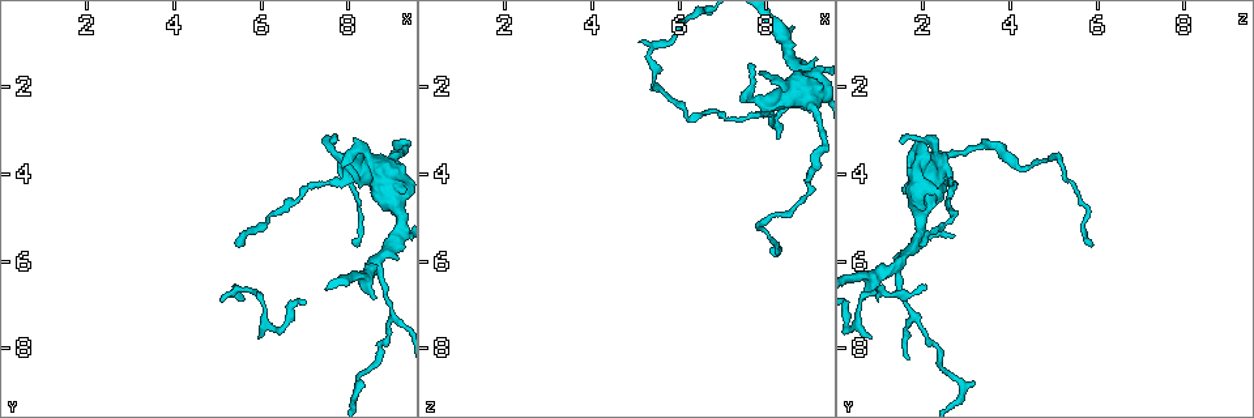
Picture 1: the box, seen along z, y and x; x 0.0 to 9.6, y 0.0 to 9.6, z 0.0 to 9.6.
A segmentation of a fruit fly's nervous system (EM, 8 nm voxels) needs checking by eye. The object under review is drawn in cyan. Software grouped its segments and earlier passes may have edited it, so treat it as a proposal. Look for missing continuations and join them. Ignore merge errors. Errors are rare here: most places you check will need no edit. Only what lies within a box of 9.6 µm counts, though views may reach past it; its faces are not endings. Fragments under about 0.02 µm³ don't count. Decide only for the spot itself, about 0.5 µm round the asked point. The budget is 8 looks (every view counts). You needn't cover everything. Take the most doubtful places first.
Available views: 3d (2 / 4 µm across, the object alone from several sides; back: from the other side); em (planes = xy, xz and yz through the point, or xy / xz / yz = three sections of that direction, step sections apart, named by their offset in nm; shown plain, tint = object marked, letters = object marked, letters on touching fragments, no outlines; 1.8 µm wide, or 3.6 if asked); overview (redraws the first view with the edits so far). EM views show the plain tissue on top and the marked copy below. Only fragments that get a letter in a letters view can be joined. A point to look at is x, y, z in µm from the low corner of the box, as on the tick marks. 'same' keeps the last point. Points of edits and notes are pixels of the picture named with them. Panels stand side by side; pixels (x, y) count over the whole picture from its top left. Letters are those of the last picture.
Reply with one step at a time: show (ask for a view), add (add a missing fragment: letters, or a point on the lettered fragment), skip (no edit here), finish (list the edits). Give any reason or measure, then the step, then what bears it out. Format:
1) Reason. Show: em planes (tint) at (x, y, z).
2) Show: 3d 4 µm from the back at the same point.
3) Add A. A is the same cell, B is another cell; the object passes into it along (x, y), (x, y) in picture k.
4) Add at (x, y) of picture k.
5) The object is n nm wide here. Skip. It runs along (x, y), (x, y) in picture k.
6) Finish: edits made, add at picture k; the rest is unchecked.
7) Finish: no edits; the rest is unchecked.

An open end. Show: 3d 2 µm from the back at (8.60, 6.80, 0.60).

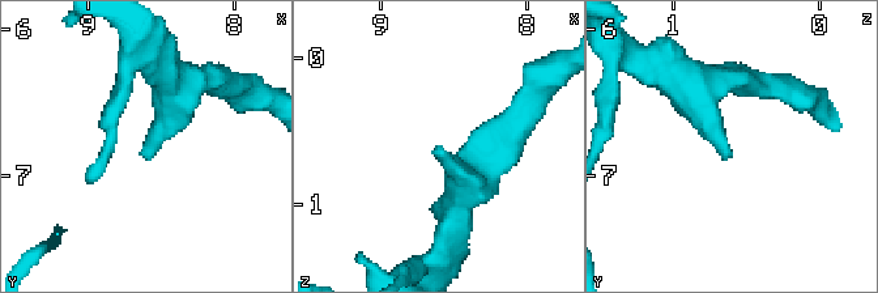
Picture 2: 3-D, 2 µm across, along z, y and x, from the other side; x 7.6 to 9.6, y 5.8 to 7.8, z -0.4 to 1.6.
Show: em planes (letters) at (8.60, 6.86, 0.60).

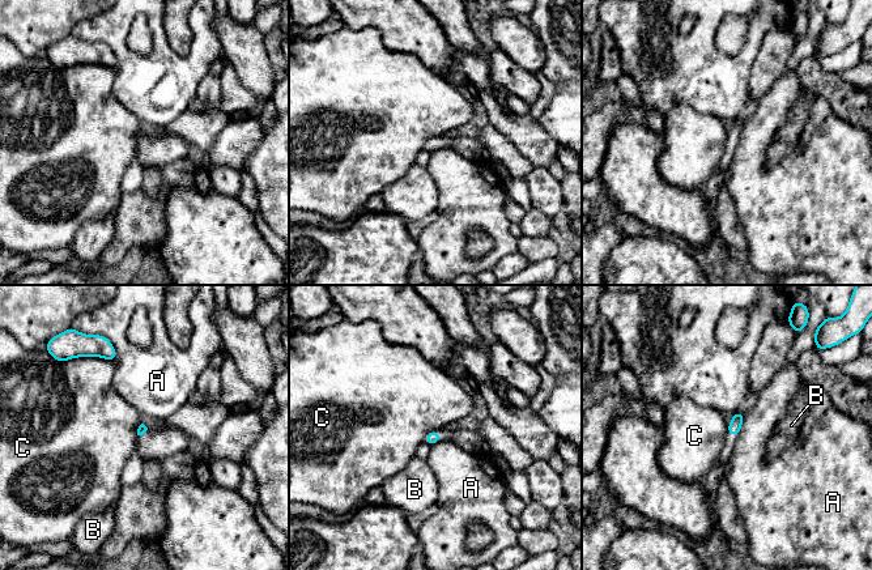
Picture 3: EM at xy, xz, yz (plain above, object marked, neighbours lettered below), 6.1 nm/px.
Skip. A, B and C are other cells; a border runs along (92, 356), (107, 358), (113, 362) in picture 3; no lettered fragment goes on from it.

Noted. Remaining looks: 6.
Free end. Show: em 3.6 µm yz step 4 (letters) at (5.35, 6.60, 2.10).

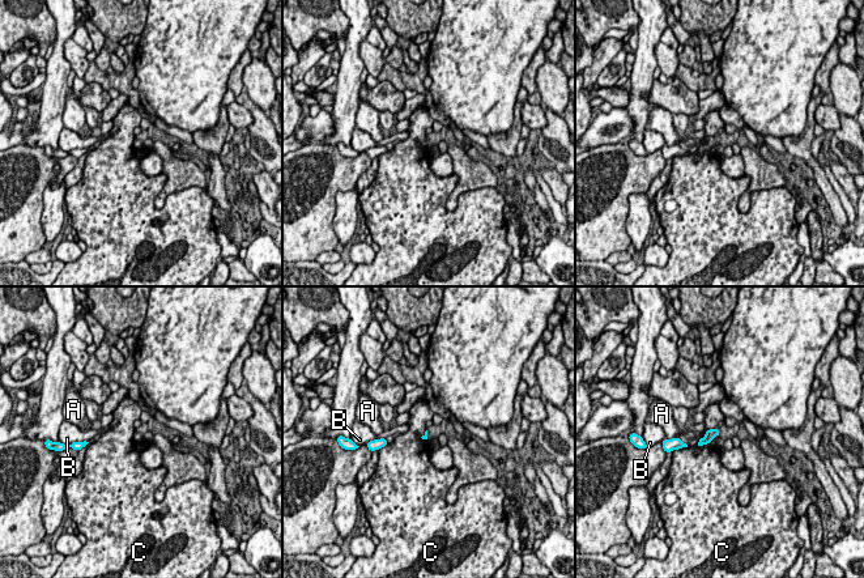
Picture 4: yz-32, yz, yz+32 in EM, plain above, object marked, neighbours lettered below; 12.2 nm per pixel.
The longest contact is with C, 380 nm. Skip. A, B and C are other cells; a border runs along (718, 426), (709, 429), (696, 446) in picture 4; none of them fits.

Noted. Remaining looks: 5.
Tapers out. Show: em yz step 16 (letters) at (5.90, 7.80, 0.90).

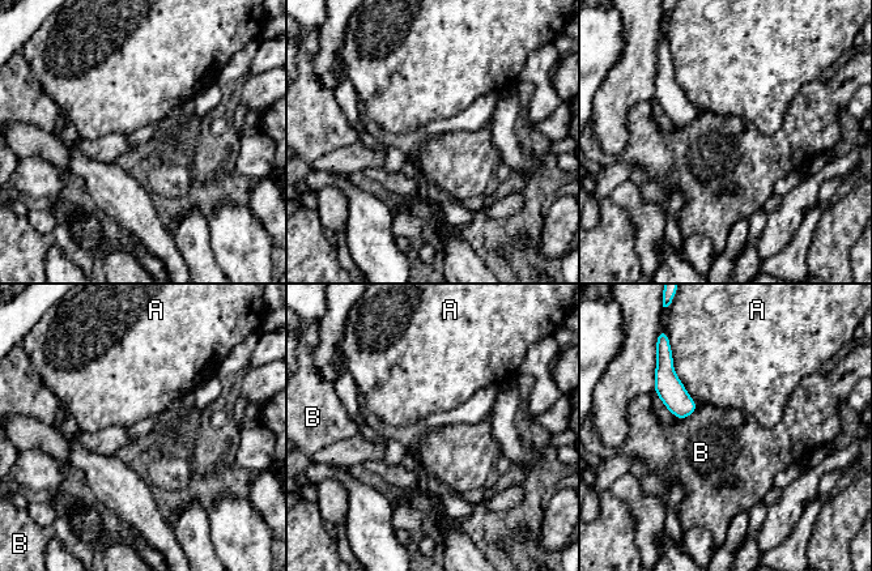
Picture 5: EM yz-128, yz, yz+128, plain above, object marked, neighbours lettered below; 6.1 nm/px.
Skip. A and B are other cells; a border runs along (697, 404), (687, 417), (676, 418) in picture 5; none of them fits.

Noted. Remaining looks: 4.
Finish: no edits; the rest is unchecked.

